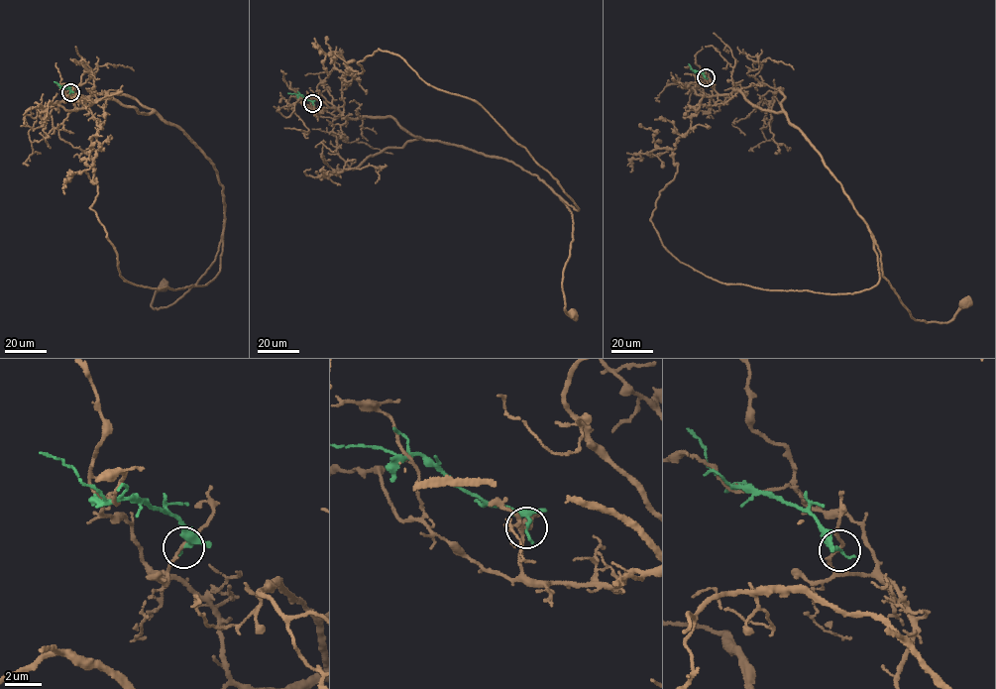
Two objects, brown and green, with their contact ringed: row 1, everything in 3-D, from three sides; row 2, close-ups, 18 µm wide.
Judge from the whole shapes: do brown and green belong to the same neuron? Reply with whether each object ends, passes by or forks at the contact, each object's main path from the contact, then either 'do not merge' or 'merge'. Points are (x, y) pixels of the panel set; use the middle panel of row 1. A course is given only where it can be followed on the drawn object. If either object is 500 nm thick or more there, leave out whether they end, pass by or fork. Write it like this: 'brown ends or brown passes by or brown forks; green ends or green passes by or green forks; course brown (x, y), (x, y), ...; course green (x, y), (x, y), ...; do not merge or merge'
brown passes by; green passes by; course brown (312, 103), (348, 118), (390, 117), (415, 136), (535, 175), (573, 214), (562, 283), (565, 311), (574, 312); course green (312, 103), (300, 94), (287, 93); do not merge

